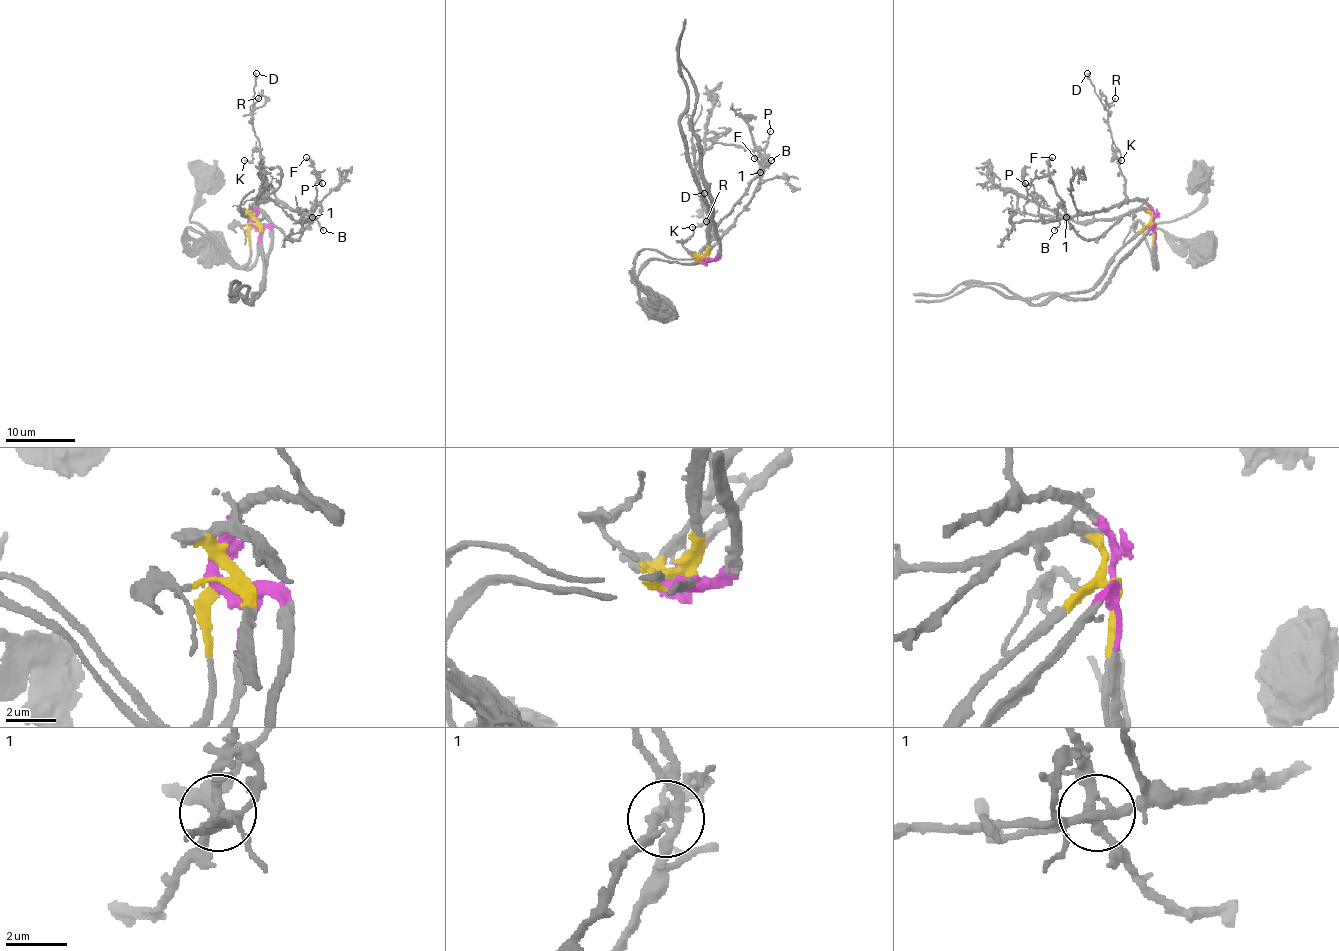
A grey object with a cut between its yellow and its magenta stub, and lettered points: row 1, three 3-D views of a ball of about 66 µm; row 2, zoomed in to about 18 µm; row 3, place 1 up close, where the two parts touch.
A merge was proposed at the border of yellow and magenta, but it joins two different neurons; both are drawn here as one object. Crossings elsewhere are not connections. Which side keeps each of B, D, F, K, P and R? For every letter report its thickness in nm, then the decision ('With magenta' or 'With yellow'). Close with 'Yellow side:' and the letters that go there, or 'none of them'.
B: Thickness 150 nm. With yellow
D: Thickness 200 nm. With magenta
F: Thickness 220 nm. With yellow
K: Thickness 110 nm. With magenta
P: Thickness 140 nm. With yellow
R: Thickness 140 nm. With magenta
Yellow side: B, F, P

